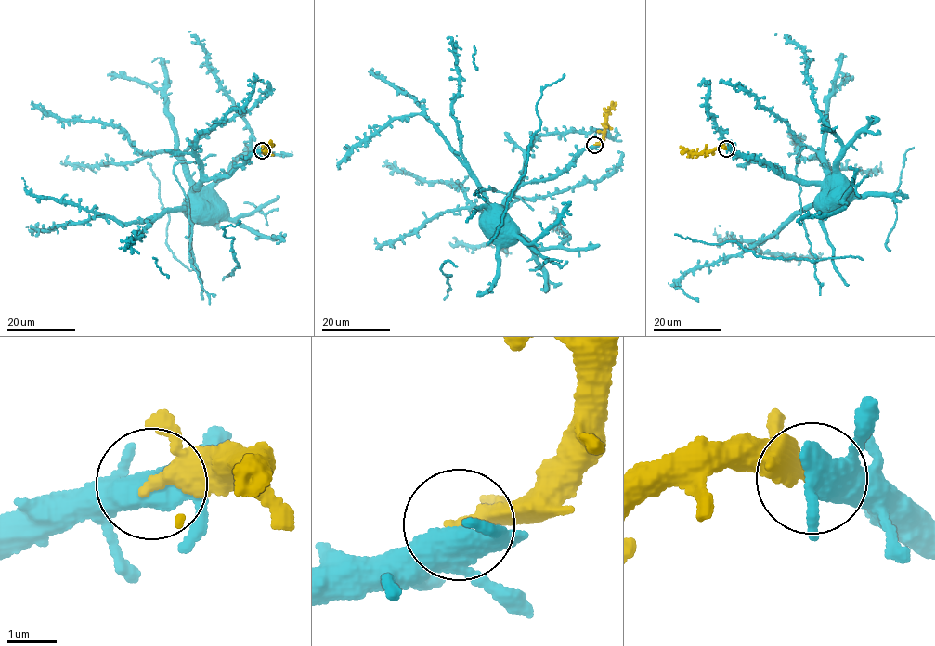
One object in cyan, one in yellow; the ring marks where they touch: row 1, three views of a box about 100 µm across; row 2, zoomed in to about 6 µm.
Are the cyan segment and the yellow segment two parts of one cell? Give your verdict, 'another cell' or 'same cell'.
same cell

